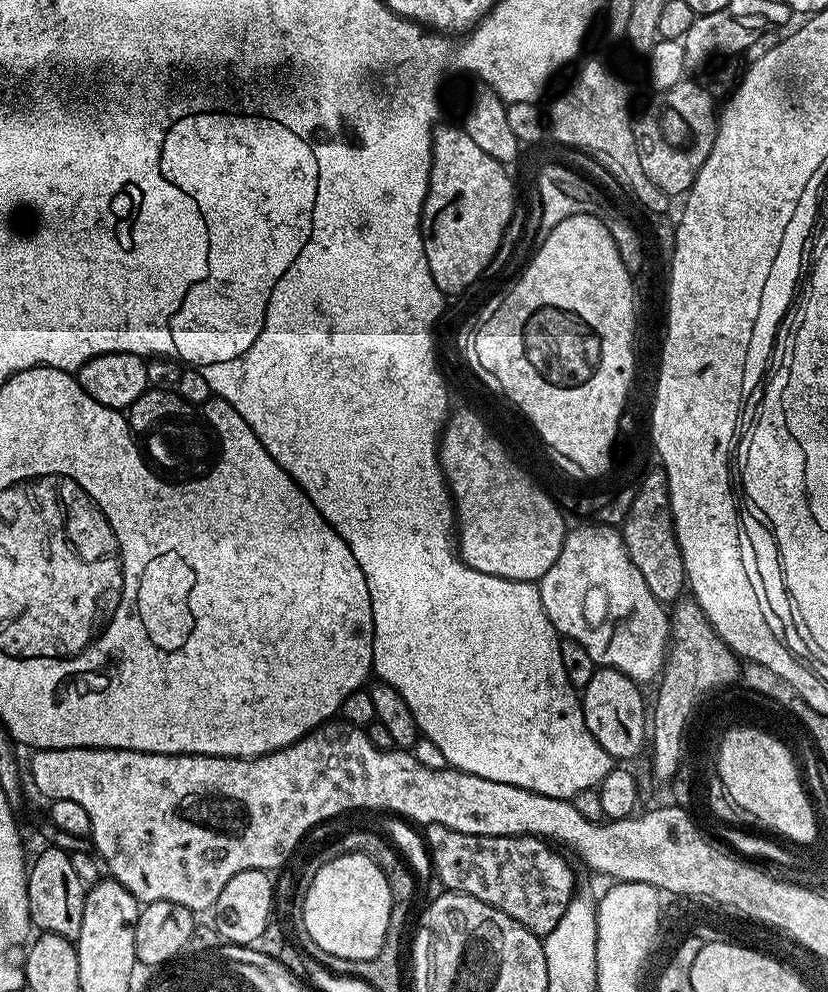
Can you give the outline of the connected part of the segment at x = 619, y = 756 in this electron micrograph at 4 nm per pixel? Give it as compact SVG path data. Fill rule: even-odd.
M597 667L594 678L586 682L582 689L582 703L584 705L584 721L594 734L598 746L610 754L613 761L628 762L631 756L640 752L640 743L645 743L646 729L650 720L646 715L646 700L641 685L637 684L626 674L622 674L613 668Z

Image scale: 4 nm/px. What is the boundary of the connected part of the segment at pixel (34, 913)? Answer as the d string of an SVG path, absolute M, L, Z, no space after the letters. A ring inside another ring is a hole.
M49 846L28 868L28 919L33 929L64 936L75 941L82 930L82 910L86 885L74 871L71 855L60 848Z

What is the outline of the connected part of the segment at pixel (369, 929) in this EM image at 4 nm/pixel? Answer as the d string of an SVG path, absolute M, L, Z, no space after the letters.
M347 852L344 856L322 865L318 874L314 874L314 878L308 883L308 892L304 895L303 931L310 938L314 938L316 946L326 950L329 957L373 960L382 950L388 927L394 918L392 899L394 899L392 886L386 882L379 866L361 852Z

